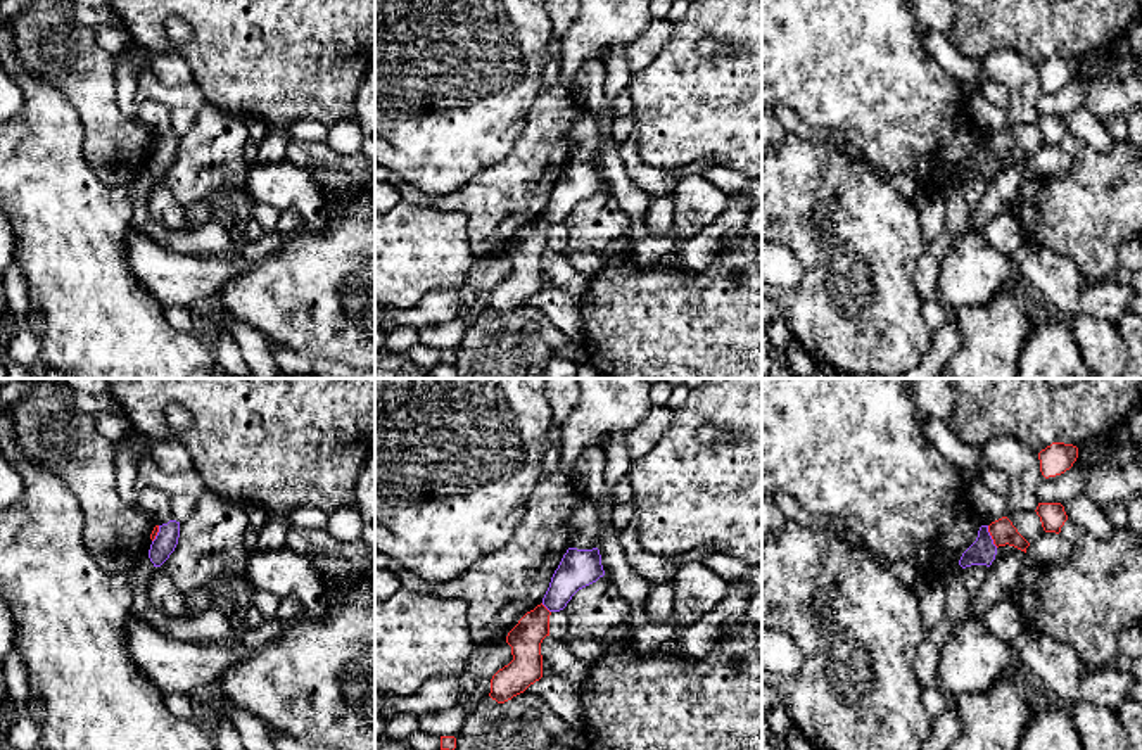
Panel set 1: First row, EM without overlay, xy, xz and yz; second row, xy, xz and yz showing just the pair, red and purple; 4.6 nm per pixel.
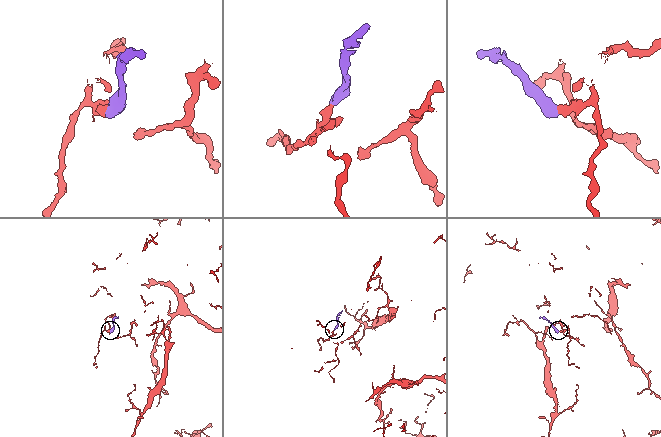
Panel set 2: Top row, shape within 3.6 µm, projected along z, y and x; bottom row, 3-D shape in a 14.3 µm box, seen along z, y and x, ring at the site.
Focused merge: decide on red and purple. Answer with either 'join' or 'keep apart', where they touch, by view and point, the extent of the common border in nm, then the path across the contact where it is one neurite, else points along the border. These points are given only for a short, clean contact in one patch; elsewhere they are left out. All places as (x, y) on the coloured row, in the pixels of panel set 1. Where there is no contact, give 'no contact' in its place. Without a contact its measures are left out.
keep apart; meets red in yz at (992, 536); contact 120 nm long; border along yz (987, 526), (997, 546)

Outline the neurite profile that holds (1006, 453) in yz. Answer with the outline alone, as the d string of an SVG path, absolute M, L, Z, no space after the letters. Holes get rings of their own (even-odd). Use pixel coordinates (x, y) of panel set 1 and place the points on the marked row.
M997 435L981 448L981 472L997 468L1011 480L1006 517L1018 510L1037 510L1035 491L1045 479L1040 460L1026 444L1012 435Z

